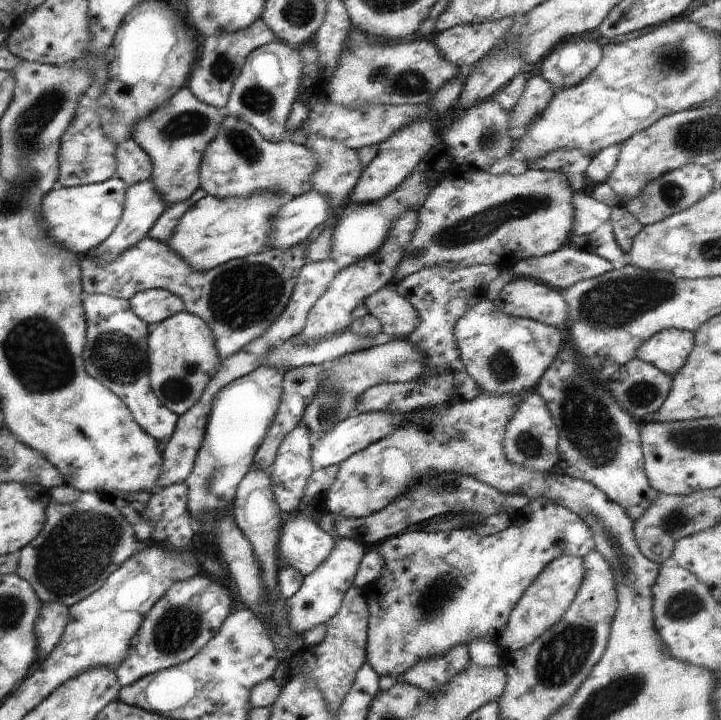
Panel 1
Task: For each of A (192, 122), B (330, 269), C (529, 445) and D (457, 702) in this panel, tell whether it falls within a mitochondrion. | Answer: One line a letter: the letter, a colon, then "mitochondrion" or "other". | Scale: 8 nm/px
A: mitochondrion
B: other
C: mitochondrion
D: other

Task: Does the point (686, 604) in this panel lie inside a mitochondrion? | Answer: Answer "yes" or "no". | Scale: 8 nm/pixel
yes

